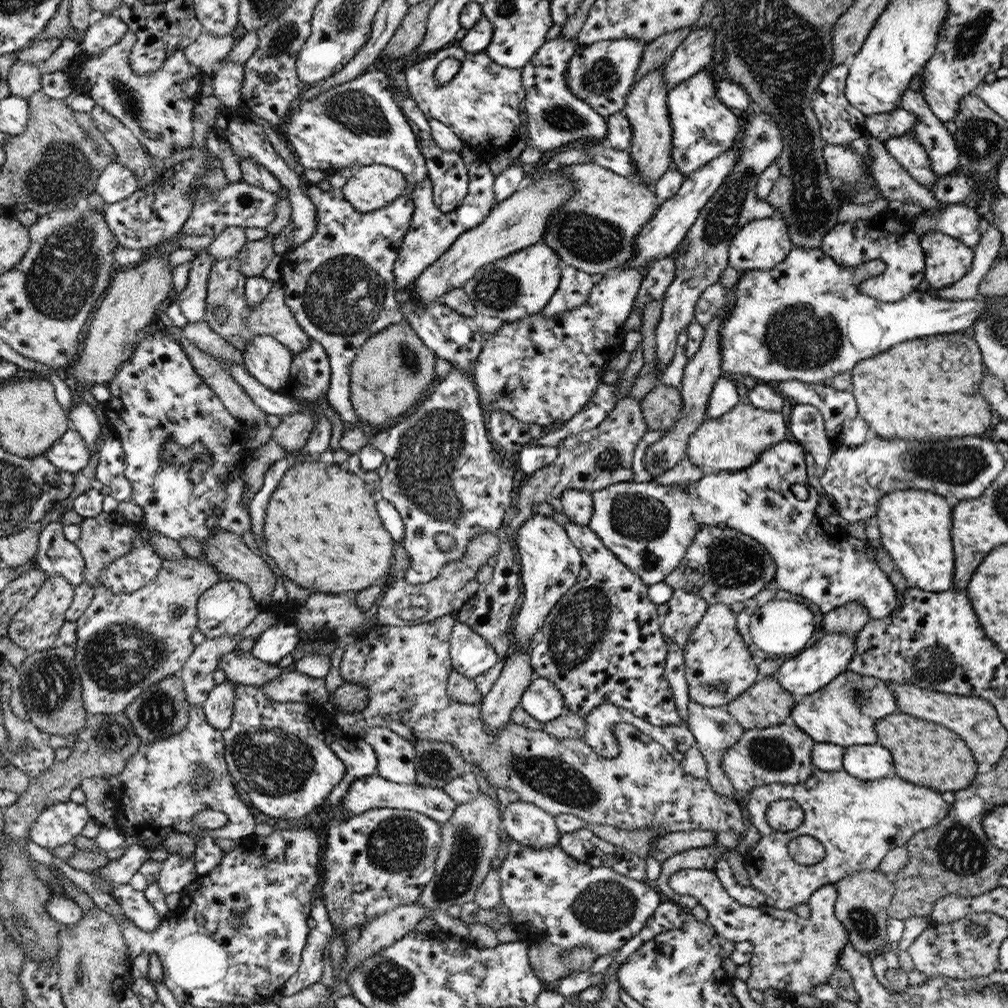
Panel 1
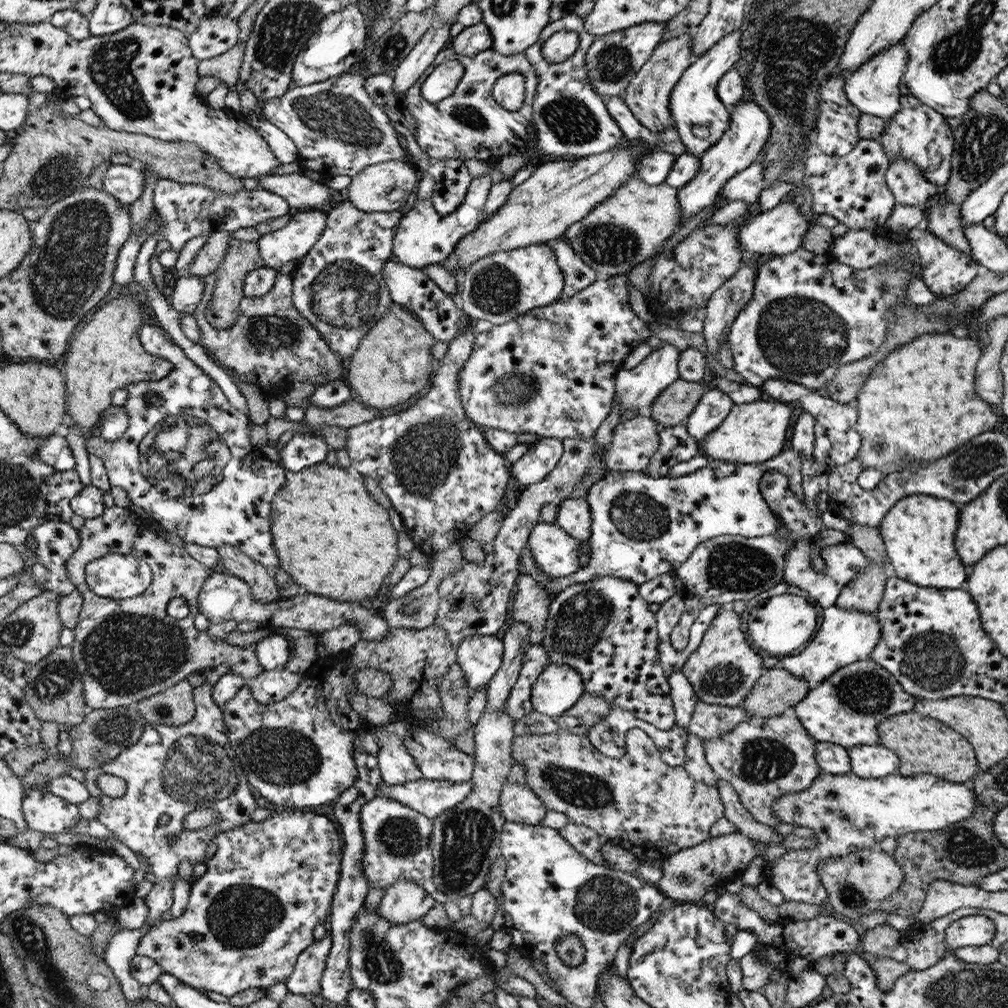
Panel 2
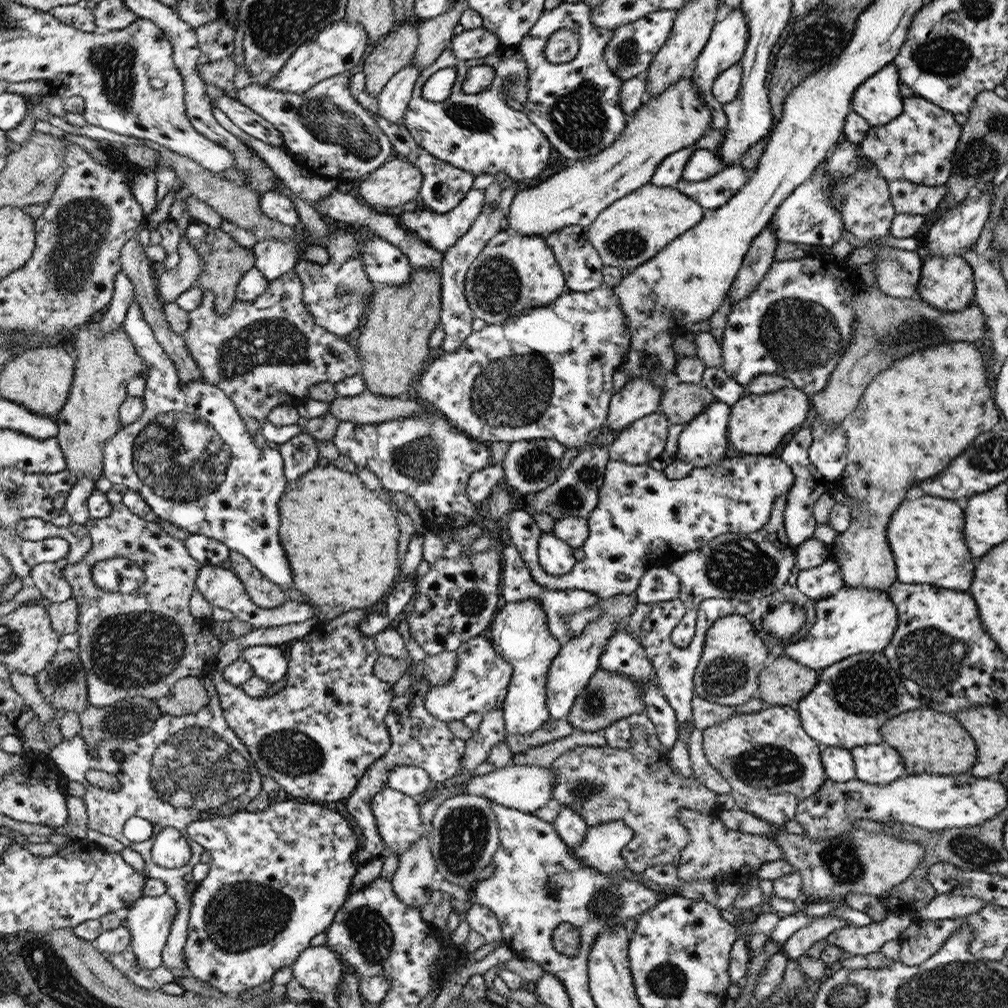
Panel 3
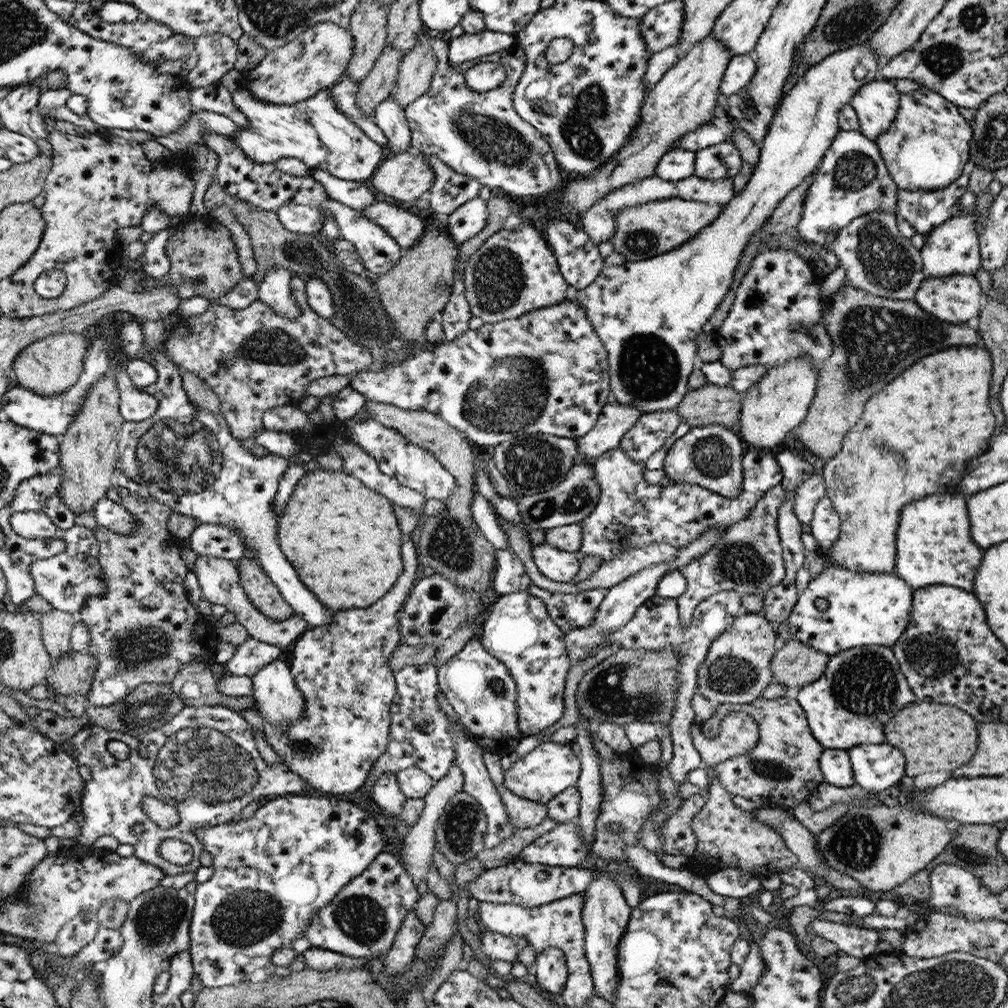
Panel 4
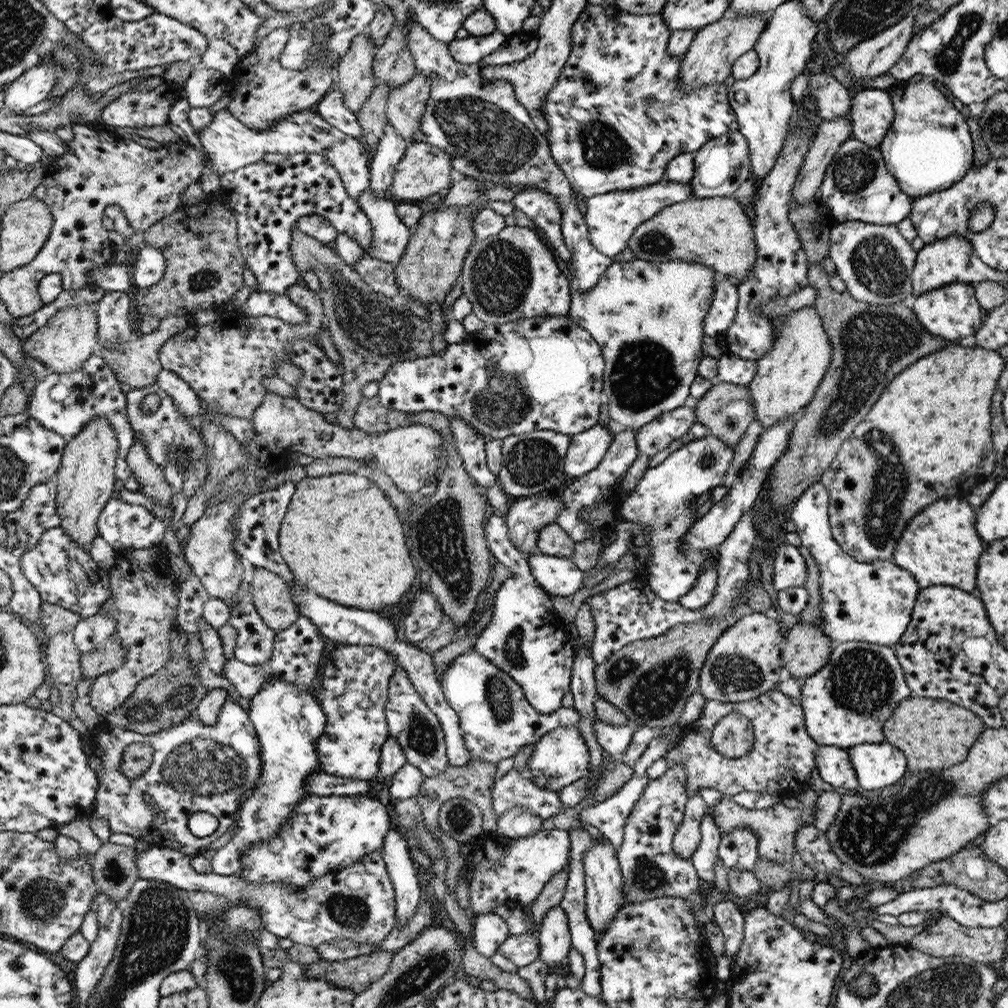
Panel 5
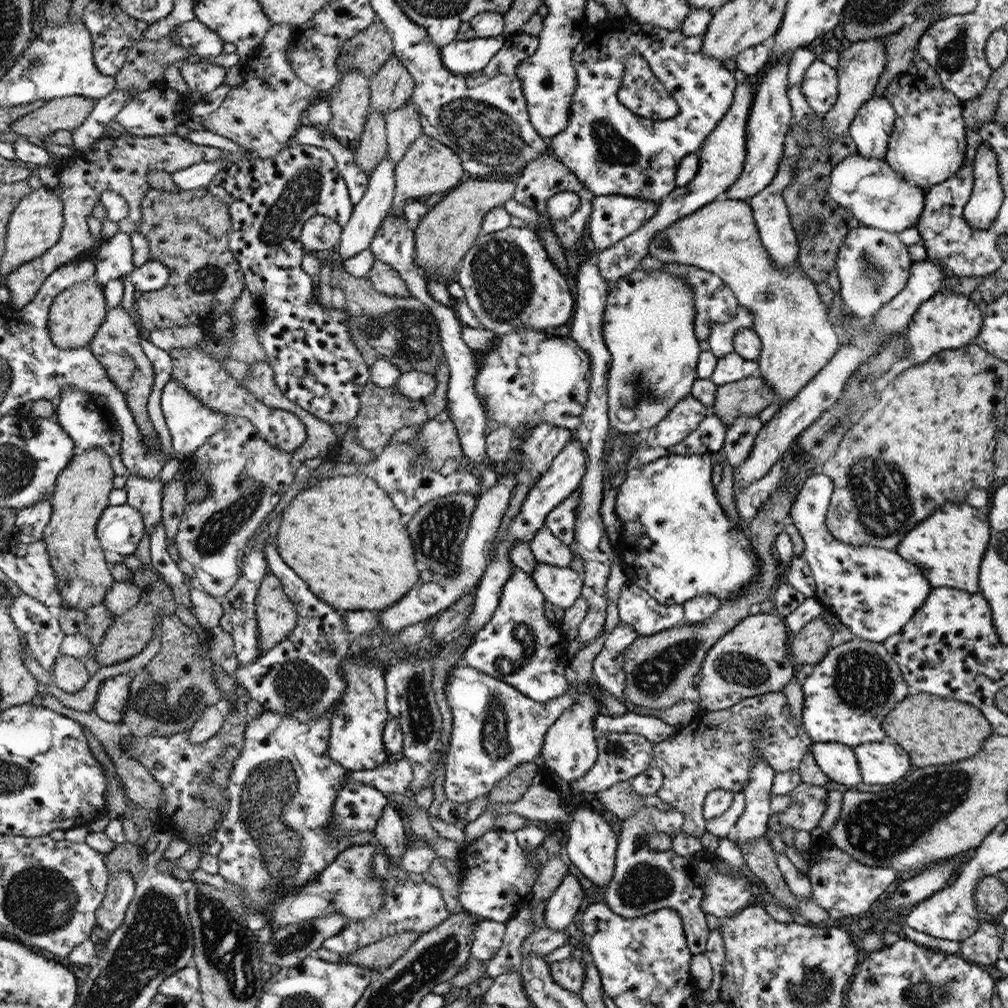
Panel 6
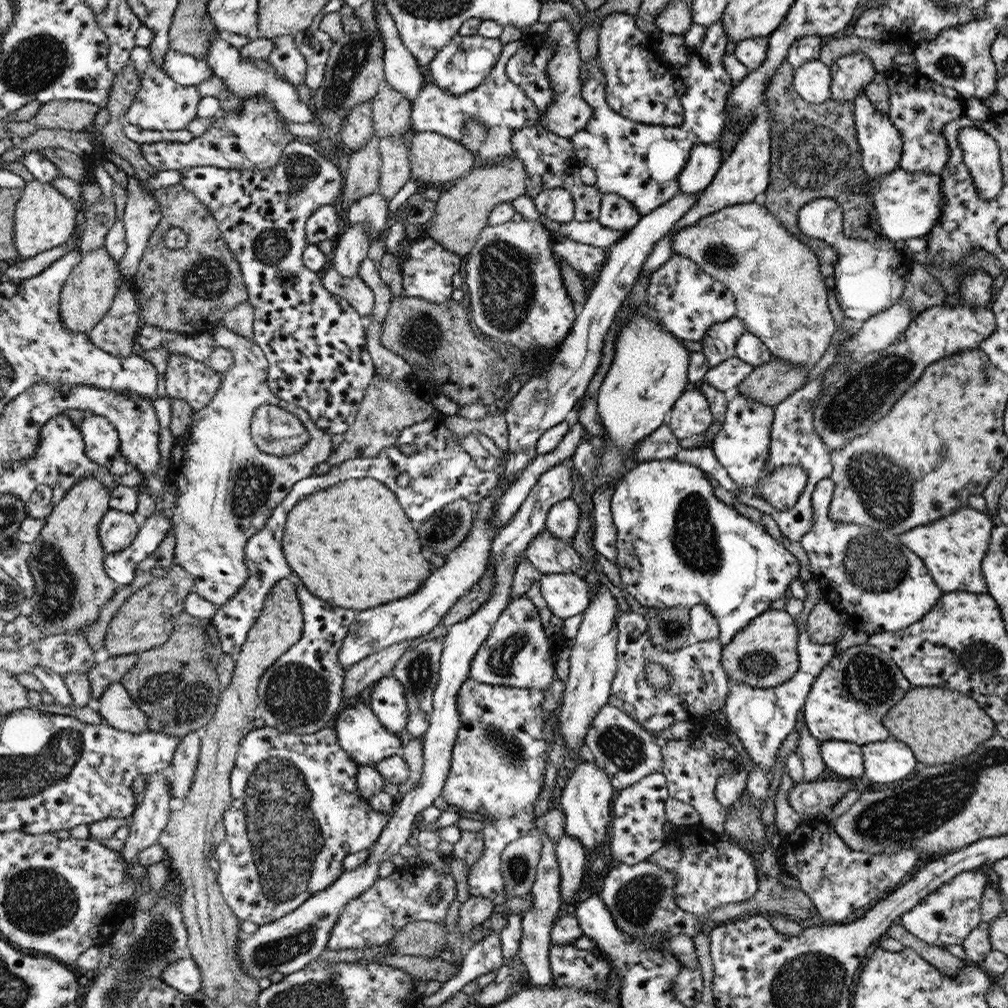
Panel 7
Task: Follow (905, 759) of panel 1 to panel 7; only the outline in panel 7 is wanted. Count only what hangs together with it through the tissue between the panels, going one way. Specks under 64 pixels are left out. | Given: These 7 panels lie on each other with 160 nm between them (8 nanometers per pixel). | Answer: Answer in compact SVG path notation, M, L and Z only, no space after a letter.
M912 687L884 716L884 726L908 742L916 760L924 764L954 762L996 734L994 720L973 698L944 687Z

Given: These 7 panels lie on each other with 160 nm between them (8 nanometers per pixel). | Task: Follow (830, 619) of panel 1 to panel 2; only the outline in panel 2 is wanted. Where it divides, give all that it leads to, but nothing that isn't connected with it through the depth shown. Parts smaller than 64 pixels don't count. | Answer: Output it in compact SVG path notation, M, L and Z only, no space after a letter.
M871 562L865 570L857 574L856 579L850 581L840 592L835 606L840 609L854 609L864 613L877 611L882 601L887 582L884 573L886 562Z

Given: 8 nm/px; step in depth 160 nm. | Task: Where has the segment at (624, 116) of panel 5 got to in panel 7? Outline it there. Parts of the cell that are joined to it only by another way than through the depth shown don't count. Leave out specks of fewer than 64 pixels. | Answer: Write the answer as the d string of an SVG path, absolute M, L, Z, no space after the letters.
M722 20L711 24L704 33L702 42L695 47L687 47L689 61L682 66L675 67L670 62L665 61L670 68L672 78L674 79L674 88L676 94L680 97L683 106L683 122L680 126L656 126L634 122L616 114L610 105L606 104L606 81L603 70L599 65L598 59L594 57L588 60L586 68L588 69L588 79L581 86L581 97L590 106L592 117L583 130L574 134L570 138L574 146L574 155L578 163L590 167L596 174L595 186L601 193L611 192L629 200L641 215L648 214L656 208L661 207L669 198L680 192L677 184L678 176L686 167L690 151L698 144L716 144L722 133L722 128L727 122L726 104L727 95L731 88L736 84L730 74L724 69L722 58L726 53L728 40Z

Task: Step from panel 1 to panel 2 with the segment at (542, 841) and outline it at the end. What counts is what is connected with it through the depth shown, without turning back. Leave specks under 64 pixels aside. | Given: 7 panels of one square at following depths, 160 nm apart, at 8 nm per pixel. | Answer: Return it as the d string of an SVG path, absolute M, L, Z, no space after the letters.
M505 781L501 790L500 806L508 822L523 822L530 826L541 824L546 816L545 804L527 785L510 784Z

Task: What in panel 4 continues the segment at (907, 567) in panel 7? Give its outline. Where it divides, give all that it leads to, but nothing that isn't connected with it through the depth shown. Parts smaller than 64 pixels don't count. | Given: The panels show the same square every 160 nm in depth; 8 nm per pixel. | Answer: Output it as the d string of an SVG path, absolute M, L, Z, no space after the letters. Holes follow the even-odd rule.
M828 497L818 501L808 525L812 528L814 538L819 542L818 550L829 554L831 544L839 537L841 520ZM830 562L809 583L808 589L799 594L792 614L788 617L787 626L790 628L791 637L828 657L860 646L877 645L891 648L910 623L913 596L914 590L894 572L852 572L849 568L842 568Z

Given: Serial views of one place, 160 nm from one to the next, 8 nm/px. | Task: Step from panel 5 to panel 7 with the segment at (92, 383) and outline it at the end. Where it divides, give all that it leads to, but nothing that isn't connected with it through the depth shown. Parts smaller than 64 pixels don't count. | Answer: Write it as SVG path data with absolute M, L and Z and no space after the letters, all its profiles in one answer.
M86 413L79 428L84 436L85 455L95 464L116 476L135 469L133 463L119 451L119 433L106 417Z

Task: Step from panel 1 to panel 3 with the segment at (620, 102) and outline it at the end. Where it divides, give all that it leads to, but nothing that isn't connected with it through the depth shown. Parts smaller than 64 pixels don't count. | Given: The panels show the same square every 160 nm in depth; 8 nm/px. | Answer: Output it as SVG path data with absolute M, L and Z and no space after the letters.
M658 10L643 16L640 20L615 28L603 52L604 60L610 70L623 82L646 72L654 55L670 36L676 17L676 10Z

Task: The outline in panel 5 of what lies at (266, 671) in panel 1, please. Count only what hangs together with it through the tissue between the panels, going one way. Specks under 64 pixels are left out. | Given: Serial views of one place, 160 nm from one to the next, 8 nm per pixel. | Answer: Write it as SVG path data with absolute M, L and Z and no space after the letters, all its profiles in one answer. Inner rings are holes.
M136 438L131 446L127 461L133 476L141 484L139 492L153 496L156 504L171 504L173 489L163 477L161 465L151 461L146 447L139 438ZM154 547L116 551L114 566L108 572L110 578L109 589L112 589L112 596L109 597L110 600L102 604L99 612L108 613L116 621L113 636L119 638L120 643L124 645L124 649L128 652L126 652L126 660L124 660L122 666L94 679L93 687L89 691L89 704L100 715L110 714L110 711L120 707L137 690L138 683L142 679L160 671L172 657L170 652L170 629L174 628L176 614L178 614L178 596L174 592L174 584L180 583L168 567L166 556L165 551L157 553Z

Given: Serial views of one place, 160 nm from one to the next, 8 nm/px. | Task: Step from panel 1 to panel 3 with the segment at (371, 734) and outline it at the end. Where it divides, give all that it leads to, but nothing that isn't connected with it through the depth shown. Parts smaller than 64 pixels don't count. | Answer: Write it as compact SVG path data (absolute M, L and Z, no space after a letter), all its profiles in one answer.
M396 765L389 769L387 786L406 796L417 798L432 785L429 774L419 766Z

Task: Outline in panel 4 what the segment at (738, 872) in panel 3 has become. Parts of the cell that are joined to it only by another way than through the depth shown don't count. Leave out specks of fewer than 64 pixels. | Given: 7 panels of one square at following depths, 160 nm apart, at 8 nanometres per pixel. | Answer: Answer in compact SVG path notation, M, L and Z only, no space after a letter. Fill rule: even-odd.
M730 712L730 715L722 719L720 733L716 738L709 739L697 724L690 727L690 734L693 747L700 753L703 770L706 770L754 748L760 729L746 712ZM709 775L709 796L704 806L691 820L696 844L695 854L701 854L710 863L709 871L719 867L738 867L756 877L765 878L799 865L798 858L773 828L758 822L751 811L734 806L732 795L722 786L718 777Z

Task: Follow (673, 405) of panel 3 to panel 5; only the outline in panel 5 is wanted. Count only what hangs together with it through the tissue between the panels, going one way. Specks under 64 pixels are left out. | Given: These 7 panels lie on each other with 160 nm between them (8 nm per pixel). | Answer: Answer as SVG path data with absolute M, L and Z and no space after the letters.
M724 382L710 387L710 390L698 399L694 410L697 422L705 424L710 430L710 434L718 436L725 445L731 447L738 444L740 437L756 416L749 386L742 387Z

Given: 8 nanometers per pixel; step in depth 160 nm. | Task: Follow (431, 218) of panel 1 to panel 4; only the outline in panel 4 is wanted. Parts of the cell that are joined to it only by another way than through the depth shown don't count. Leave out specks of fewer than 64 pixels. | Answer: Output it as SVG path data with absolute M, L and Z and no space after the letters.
M479 196L465 202L444 220L445 230L454 243L462 245L486 226L488 216L487 202Z

